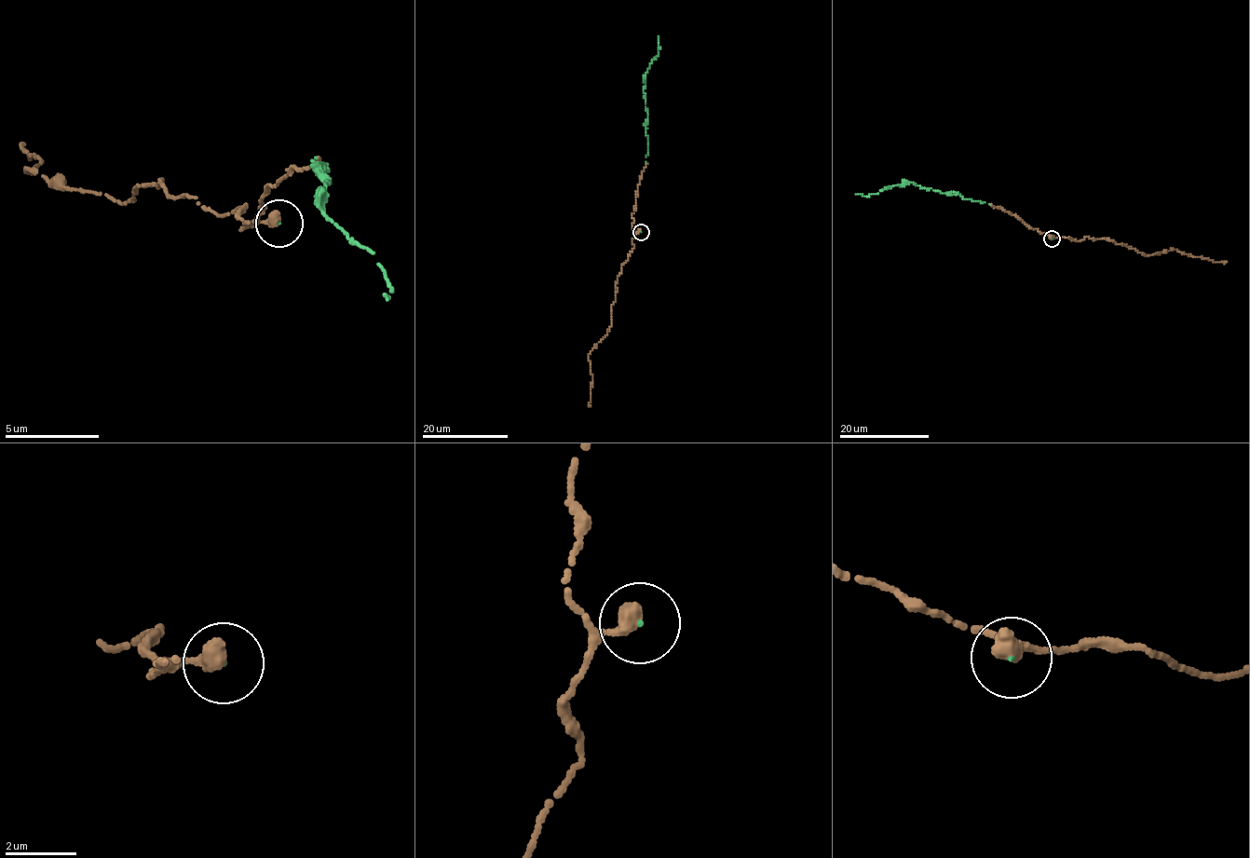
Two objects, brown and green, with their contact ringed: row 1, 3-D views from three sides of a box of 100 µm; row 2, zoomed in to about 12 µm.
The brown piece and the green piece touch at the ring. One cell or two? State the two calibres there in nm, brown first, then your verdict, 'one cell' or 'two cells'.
550 nm thick on the brown side, 50 nm on the other; one cell

